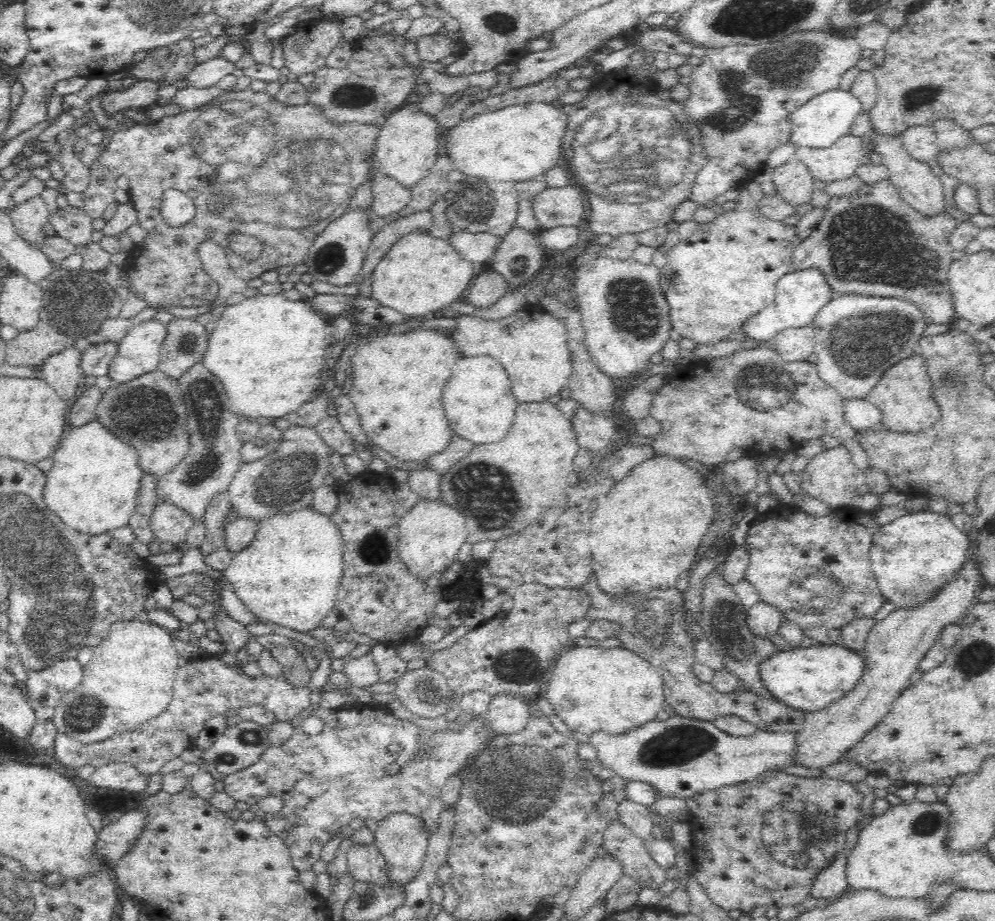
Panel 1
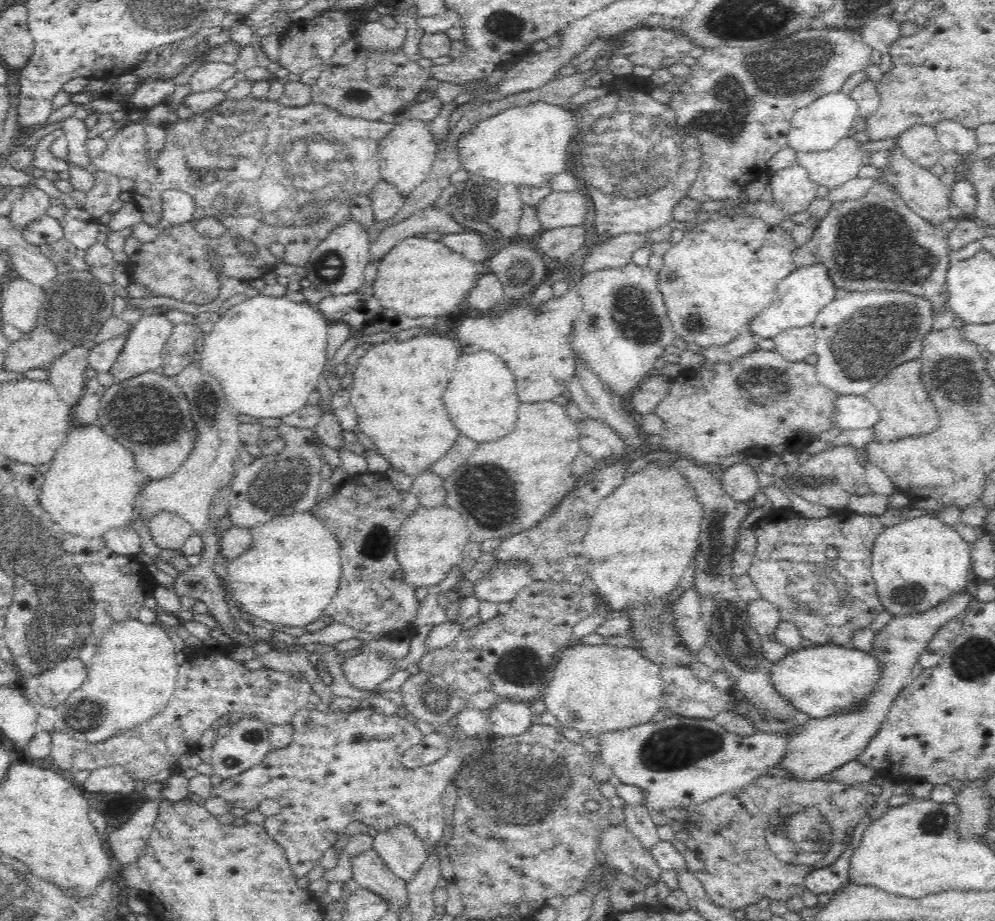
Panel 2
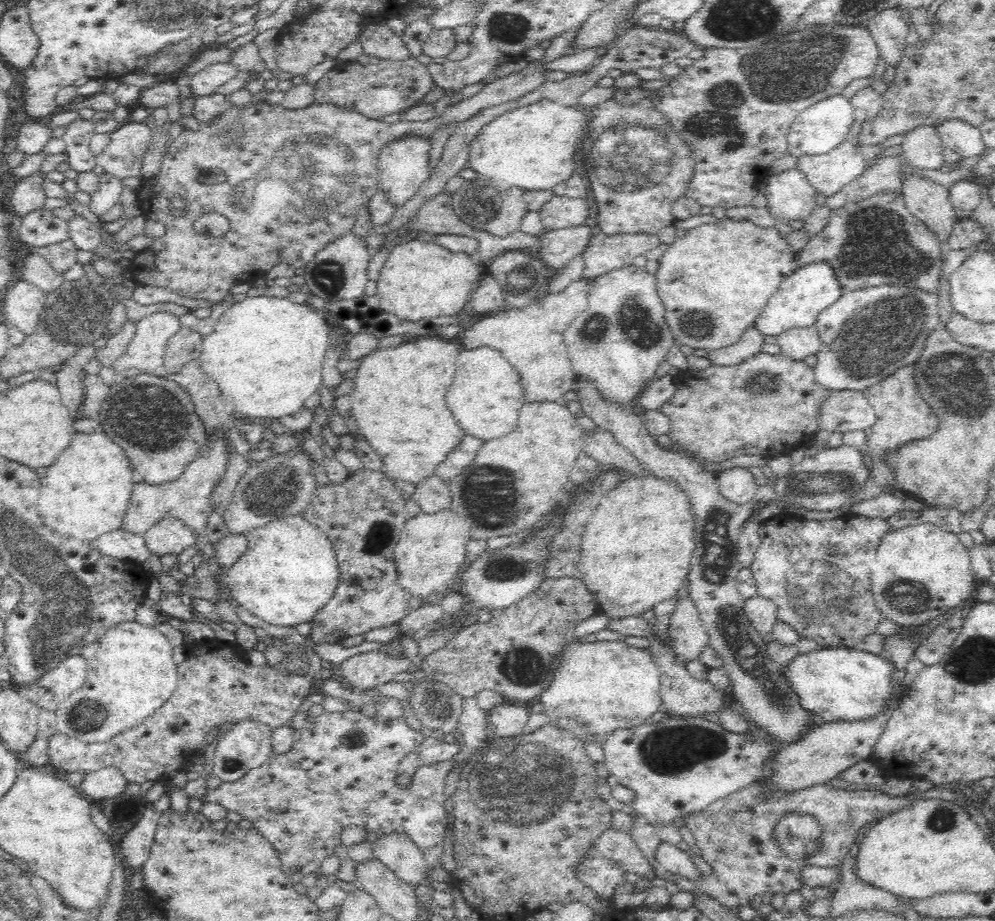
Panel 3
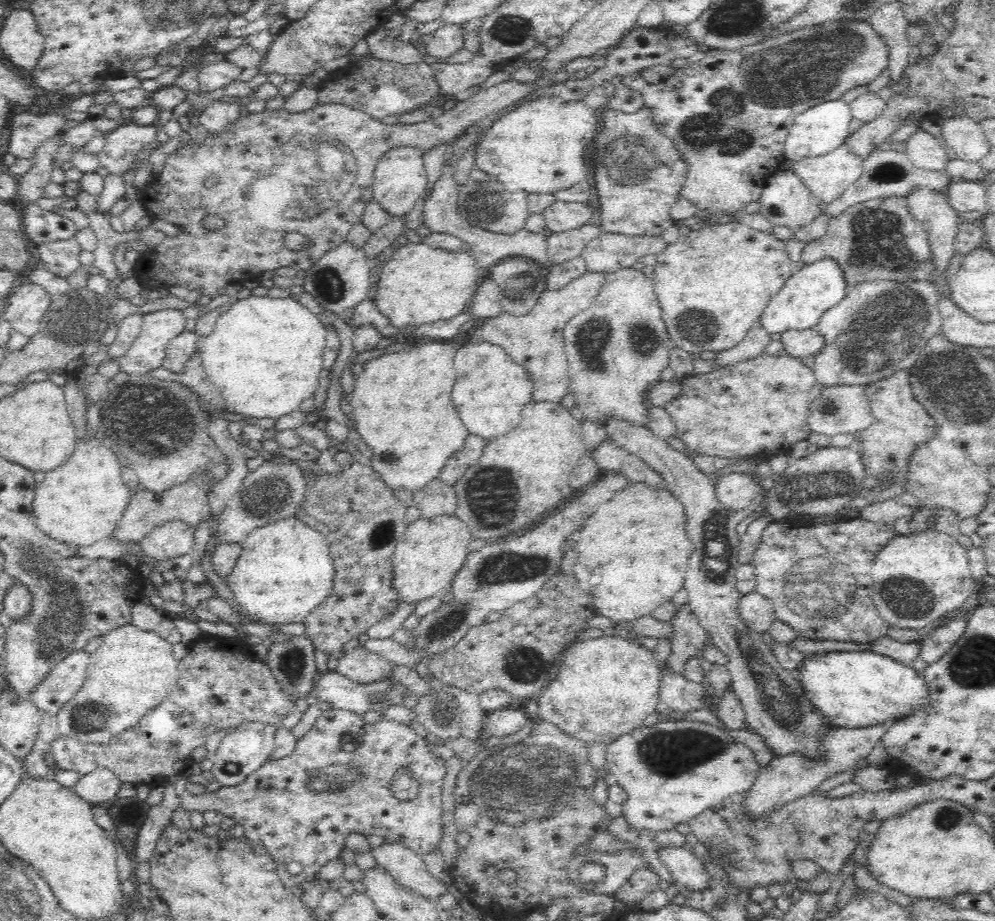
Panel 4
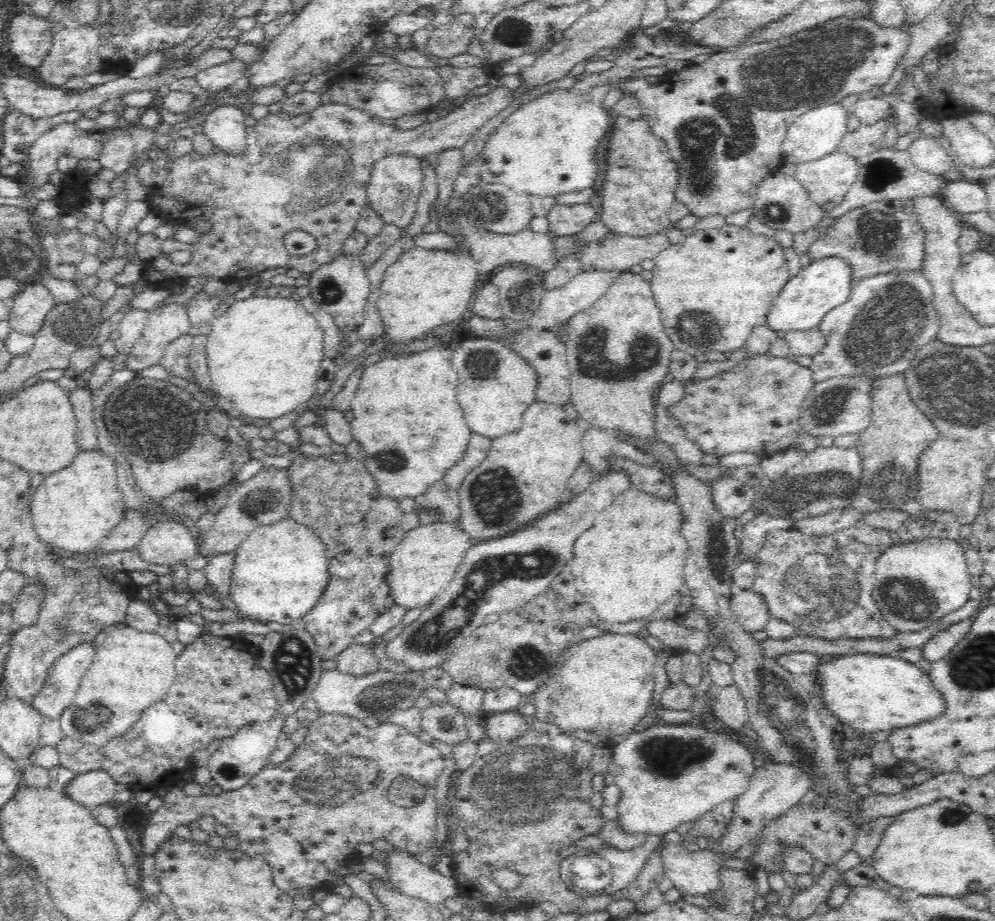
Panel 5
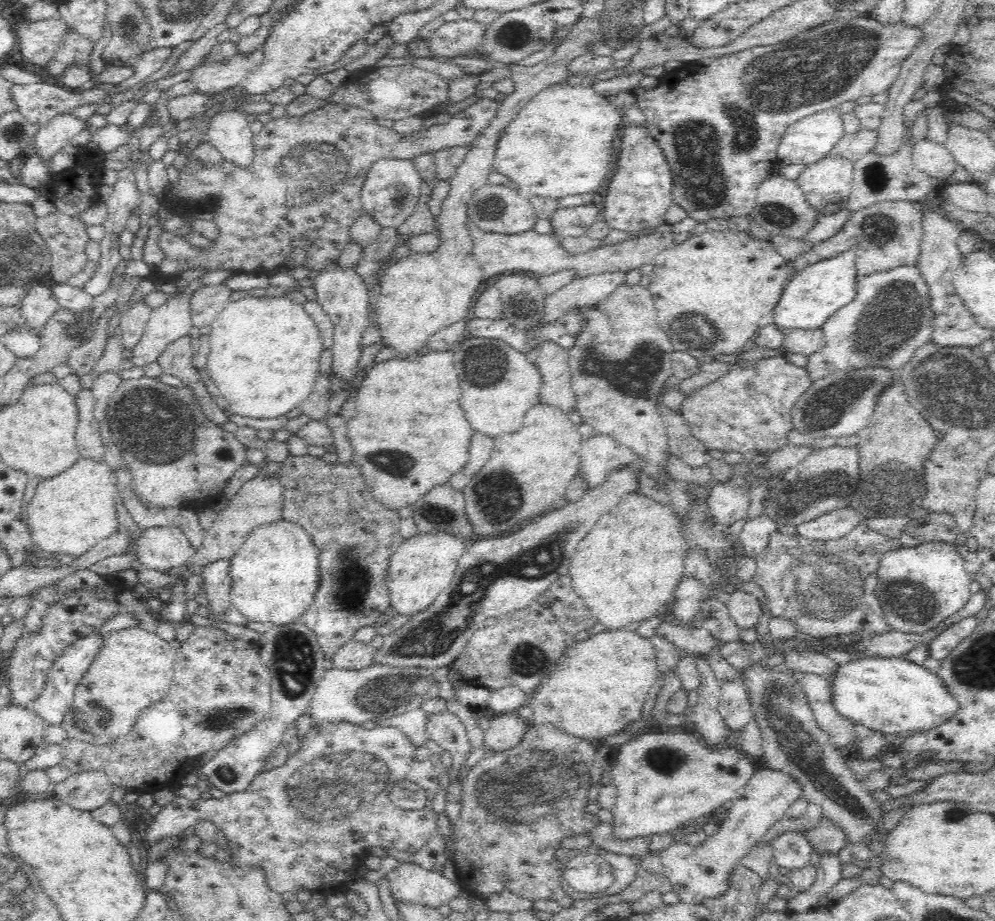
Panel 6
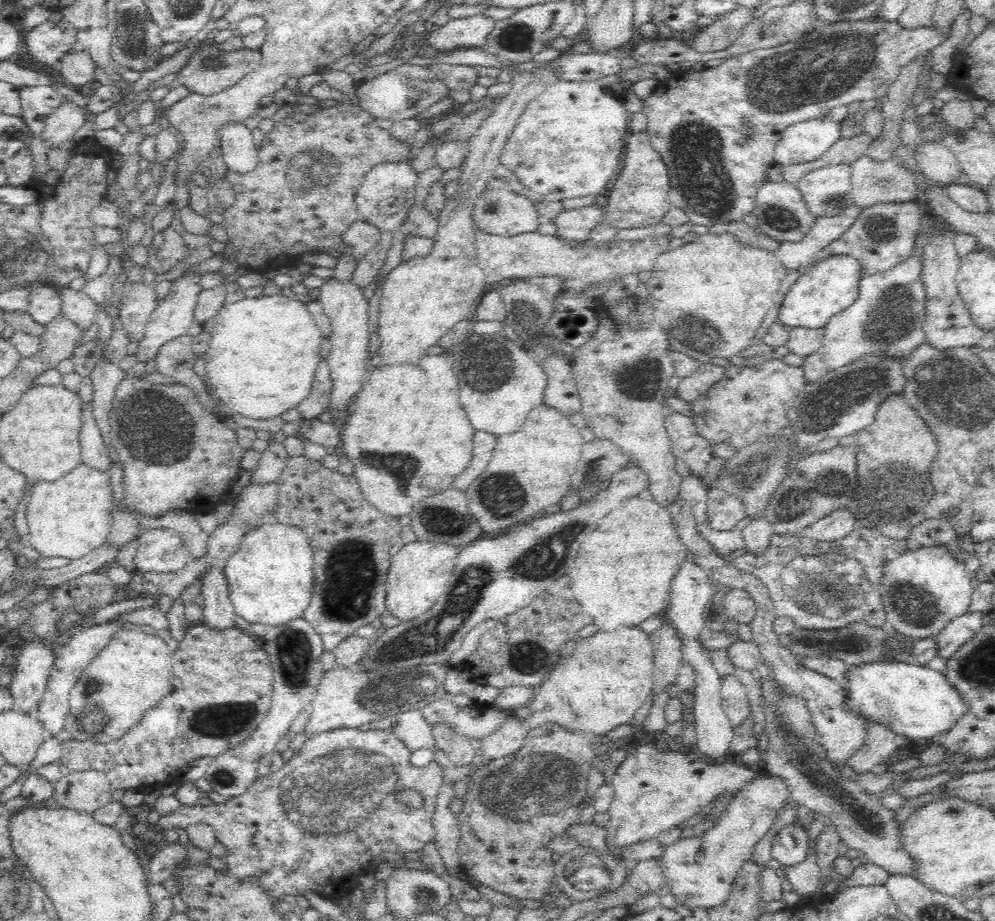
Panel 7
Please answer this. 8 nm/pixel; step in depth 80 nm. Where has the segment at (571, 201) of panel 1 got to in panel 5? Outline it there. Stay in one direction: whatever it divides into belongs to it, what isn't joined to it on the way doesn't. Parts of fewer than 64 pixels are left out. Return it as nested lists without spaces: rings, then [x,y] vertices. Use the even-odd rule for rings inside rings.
[[[576,204],[575,206],[555,205],[546,216],[550,225],[550,233],[554,236],[570,236],[586,230],[598,214],[590,204]]]

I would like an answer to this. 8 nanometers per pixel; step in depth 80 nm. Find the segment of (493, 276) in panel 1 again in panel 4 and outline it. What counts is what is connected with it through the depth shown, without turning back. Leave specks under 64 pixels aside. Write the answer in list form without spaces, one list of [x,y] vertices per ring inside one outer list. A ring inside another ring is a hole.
[[[491,278],[484,280],[472,296],[468,311],[472,317],[483,319],[500,316],[503,312],[501,305],[501,290]]]

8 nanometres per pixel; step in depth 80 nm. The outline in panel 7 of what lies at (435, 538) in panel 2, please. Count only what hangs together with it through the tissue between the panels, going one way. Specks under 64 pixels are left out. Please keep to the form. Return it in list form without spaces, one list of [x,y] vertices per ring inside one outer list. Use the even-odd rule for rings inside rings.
[[[412,542],[401,547],[391,559],[386,580],[387,612],[402,622],[415,620],[428,613],[442,597],[456,568],[461,547],[432,542]]]

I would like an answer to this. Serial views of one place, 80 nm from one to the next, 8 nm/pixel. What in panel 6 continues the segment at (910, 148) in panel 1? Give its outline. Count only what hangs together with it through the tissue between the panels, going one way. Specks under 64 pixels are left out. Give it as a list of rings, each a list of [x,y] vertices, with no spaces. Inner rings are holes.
[[[926,138],[916,140],[911,155],[916,168],[940,182],[948,183],[959,165],[950,149]]]

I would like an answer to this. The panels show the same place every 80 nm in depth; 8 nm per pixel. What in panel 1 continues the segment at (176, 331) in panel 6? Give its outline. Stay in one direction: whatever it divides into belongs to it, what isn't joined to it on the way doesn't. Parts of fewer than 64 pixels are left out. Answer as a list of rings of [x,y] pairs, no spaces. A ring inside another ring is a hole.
[[[155,318],[131,328],[118,343],[118,353],[110,364],[108,376],[113,383],[122,384],[155,371],[160,364],[166,334],[166,324]]]

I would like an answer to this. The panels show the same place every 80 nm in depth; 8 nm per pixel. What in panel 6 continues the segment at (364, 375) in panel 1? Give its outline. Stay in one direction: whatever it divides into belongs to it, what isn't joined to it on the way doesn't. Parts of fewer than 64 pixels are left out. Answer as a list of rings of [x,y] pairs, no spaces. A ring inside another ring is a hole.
[[[430,352],[414,360],[380,362],[366,372],[368,376],[361,382],[355,398],[356,414],[347,421],[347,435],[354,462],[361,468],[371,495],[386,508],[395,511],[406,508],[432,488],[448,483],[450,476],[468,462],[468,446],[474,430],[460,408],[460,382],[454,370],[452,352]]]

